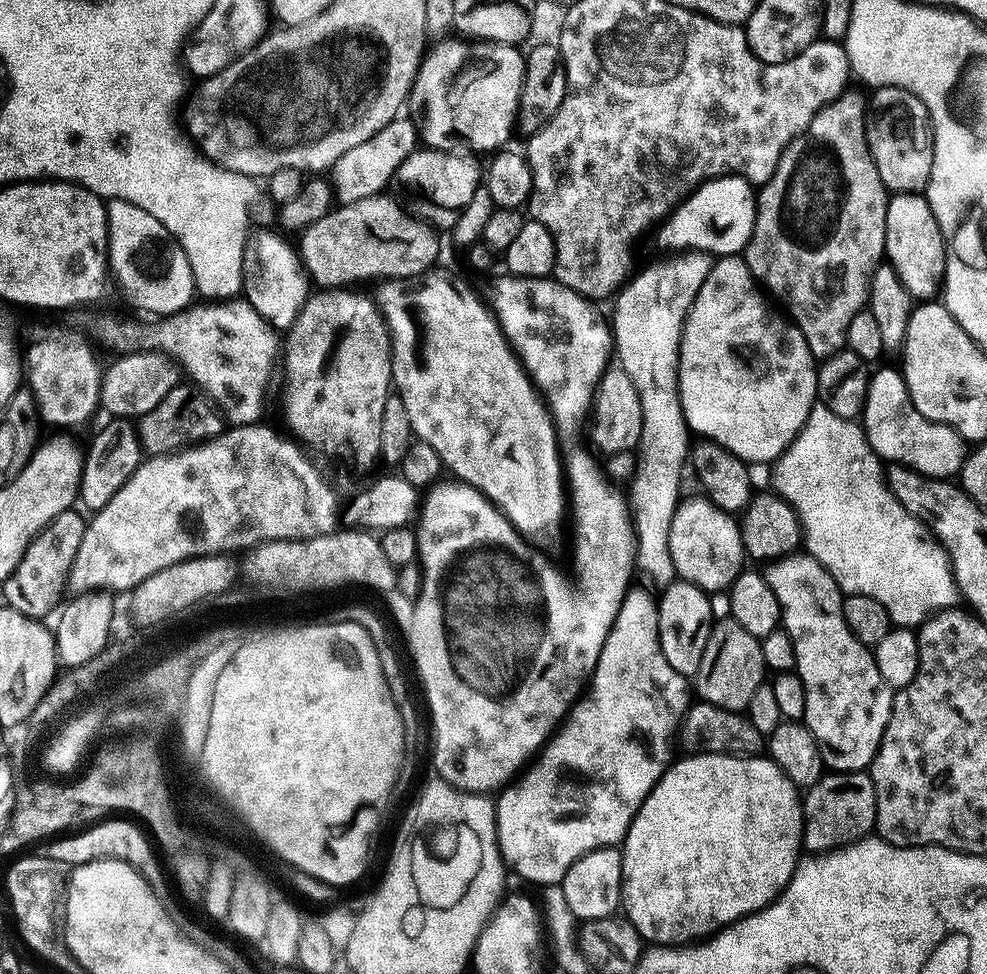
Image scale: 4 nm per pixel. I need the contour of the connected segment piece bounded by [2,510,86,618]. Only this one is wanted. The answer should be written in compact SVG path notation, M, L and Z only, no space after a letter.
M69 510L58 514L58 518L54 518L34 537L22 554L22 562L18 562L14 574L3 581L4 596L8 599L5 600L7 607L18 610L23 616L44 618L60 594L65 593L78 546L82 546L85 523L85 517L80 517L76 510Z

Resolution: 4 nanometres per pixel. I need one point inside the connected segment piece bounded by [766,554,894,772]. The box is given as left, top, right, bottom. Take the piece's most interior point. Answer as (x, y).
(848, 704)

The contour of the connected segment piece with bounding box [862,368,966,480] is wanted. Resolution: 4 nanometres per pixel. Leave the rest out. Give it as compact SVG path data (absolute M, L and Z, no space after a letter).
M880 368L871 373L868 381L868 397L864 403L862 413L862 427L868 438L868 445L881 461L893 464L904 464L923 476L933 476L936 480L948 480L955 477L964 464L966 455L966 442L950 426L927 420L914 406L908 393L908 387L903 375L892 368Z

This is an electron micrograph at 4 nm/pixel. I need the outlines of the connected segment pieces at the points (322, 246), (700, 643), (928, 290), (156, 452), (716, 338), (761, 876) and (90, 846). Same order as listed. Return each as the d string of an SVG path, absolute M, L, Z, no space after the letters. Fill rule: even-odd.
M388 194L341 205L299 233L298 255L313 285L321 284L318 286L324 290L344 290L356 286L359 280L420 278L439 258L439 238L422 221L407 216Z
M679 578L673 579L661 592L664 593L658 596L658 634L662 654L666 654L666 662L670 662L678 674L685 678L695 677L698 666L702 666L702 650L706 650L714 623L709 593Z
M901 192L893 195L886 210L884 251L906 290L917 301L928 302L941 291L946 259L946 241L940 223L934 218L927 195Z
M187 383L177 384L158 406L154 406L154 410L139 417L140 440L148 456L170 456L185 446L199 446L211 442L225 431L226 420L217 401L208 392Z
M743 255L719 257L685 315L684 332L680 336L680 401L689 429L705 441L721 444L745 462L772 462L779 458L798 435L818 400L817 357L812 355L810 346L806 346L802 330L798 330L791 319L780 317L774 309L768 308L763 295Z
M705 752L688 754L685 760L669 763L664 769L660 781L652 787L652 792L642 802L628 834L622 841L622 883L620 899L623 915L638 930L640 939L652 946L688 946L693 942L711 938L722 928L729 928L744 916L752 916L755 912L768 907L792 880L796 865L802 856L804 842L804 805L801 793L782 774L782 770L770 758L759 756L725 756L723 752Z
M120 818L124 820L108 820L99 824L85 827L78 833L74 832L65 835L61 838L54 838L47 841L37 847L37 855L46 856L52 861L58 861L67 867L73 868L80 864L88 864L90 861L95 859L116 859L124 860L132 868L134 868L148 885L152 883L152 874L154 870L161 872L163 867L156 859L154 852L150 846L151 841L145 838L145 831L141 830L134 824L128 822L129 819ZM128 820L128 821L126 821ZM150 843L150 844L149 844Z

